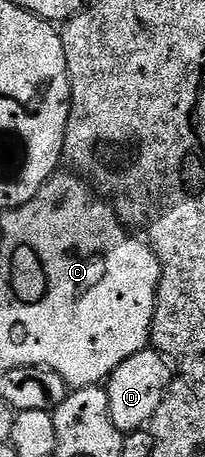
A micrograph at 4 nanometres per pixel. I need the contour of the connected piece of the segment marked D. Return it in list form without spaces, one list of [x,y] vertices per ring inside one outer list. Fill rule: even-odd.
[[[147,347],[144,351],[132,355],[132,359],[124,359],[124,363],[120,363],[120,367],[110,373],[104,385],[112,423],[116,423],[116,427],[124,435],[147,428],[166,397],[171,380],[171,362],[153,347]]]

